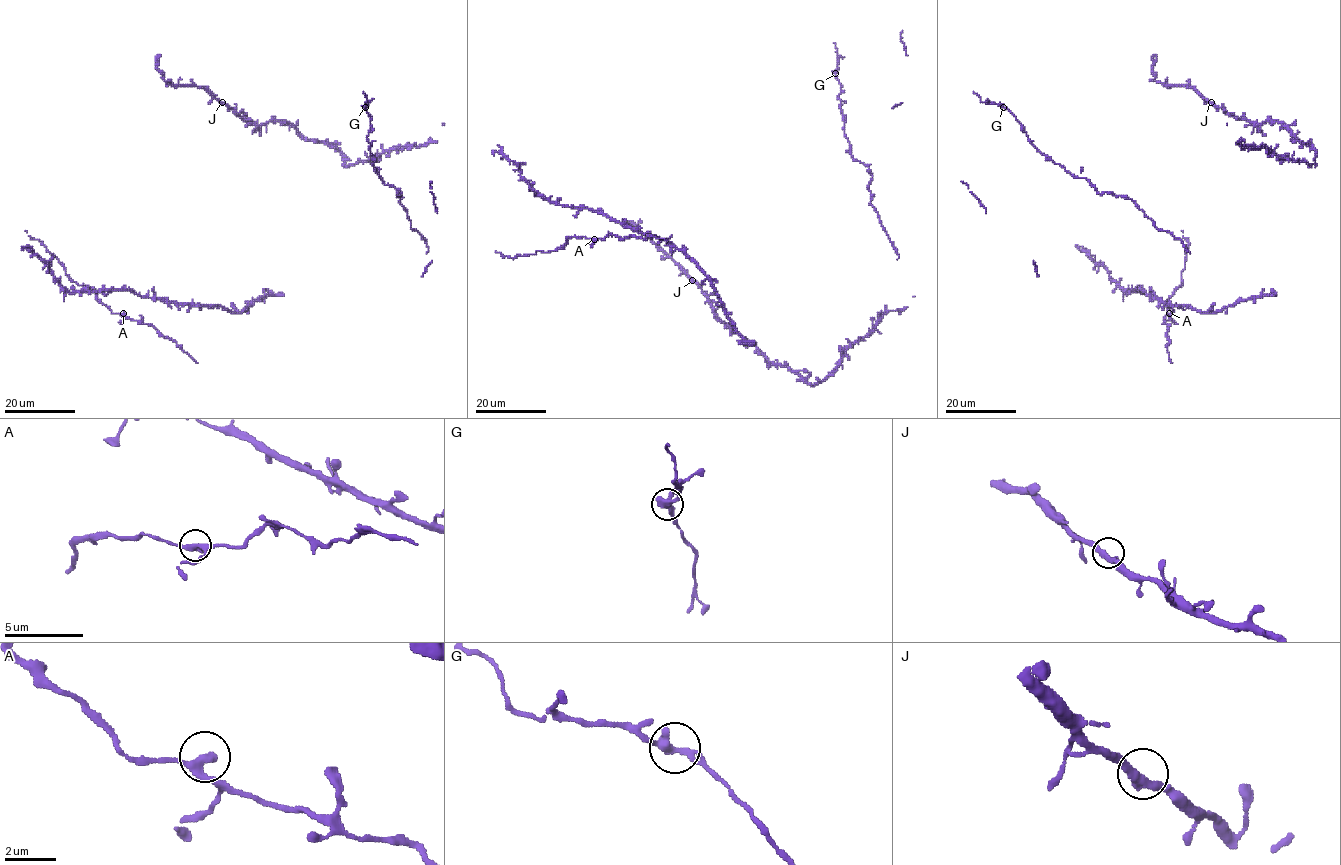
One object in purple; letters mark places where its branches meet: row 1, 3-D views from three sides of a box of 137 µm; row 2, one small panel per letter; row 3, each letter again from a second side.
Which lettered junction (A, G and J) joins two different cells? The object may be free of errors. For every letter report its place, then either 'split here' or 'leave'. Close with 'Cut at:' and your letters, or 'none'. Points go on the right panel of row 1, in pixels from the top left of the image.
A: place (1169, 313); leave
G: place (1003, 107); leave
J: place (1211, 102); leave
Cut at: none

